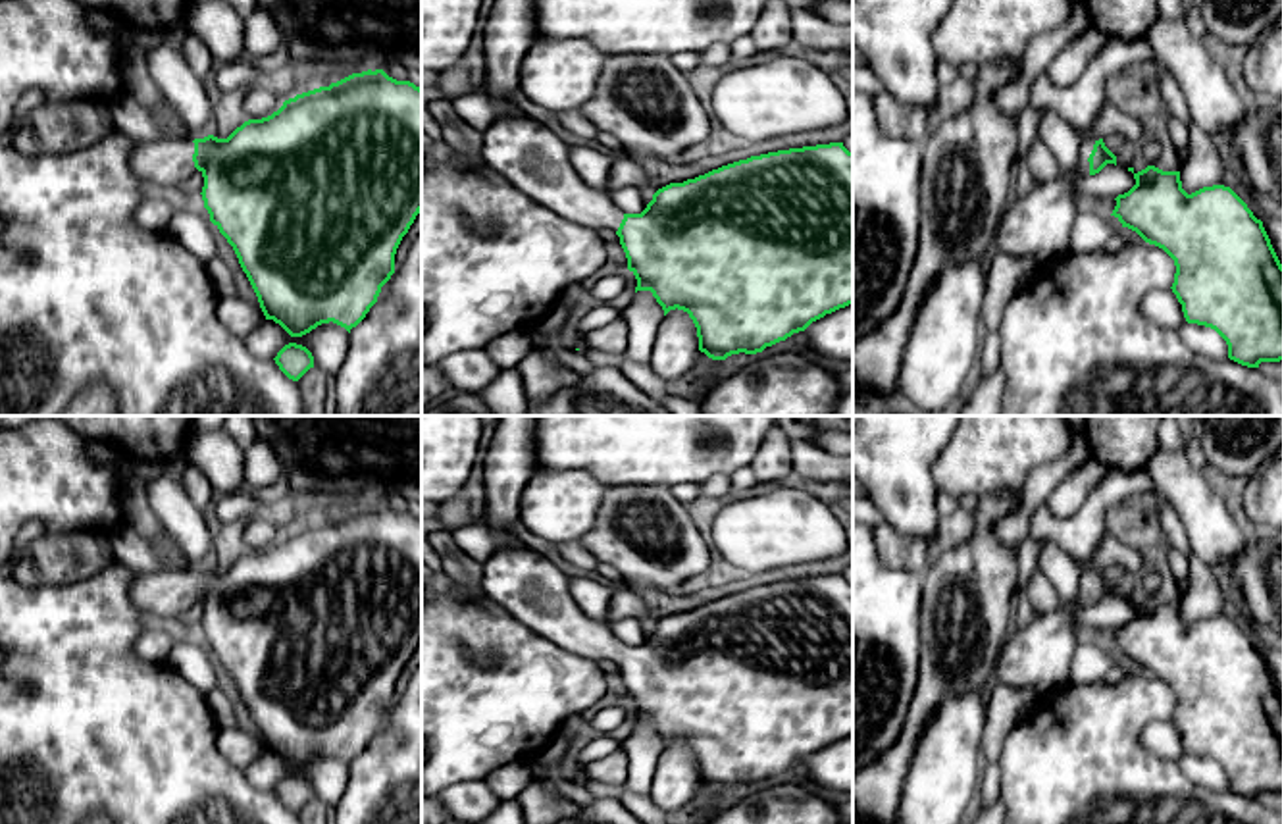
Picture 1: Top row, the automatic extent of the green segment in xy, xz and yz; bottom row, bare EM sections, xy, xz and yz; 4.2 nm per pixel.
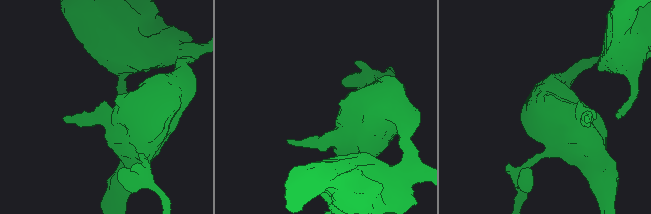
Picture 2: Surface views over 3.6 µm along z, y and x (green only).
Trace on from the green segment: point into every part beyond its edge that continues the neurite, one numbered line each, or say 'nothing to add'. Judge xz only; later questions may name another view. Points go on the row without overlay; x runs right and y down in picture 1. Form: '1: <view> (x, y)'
1: xz (530, 588)

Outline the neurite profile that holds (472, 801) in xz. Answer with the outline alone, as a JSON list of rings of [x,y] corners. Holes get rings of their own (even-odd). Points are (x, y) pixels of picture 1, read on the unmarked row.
[[[485,780],[454,784],[435,795],[450,820],[479,824],[483,822],[500,803],[487,785]]]

